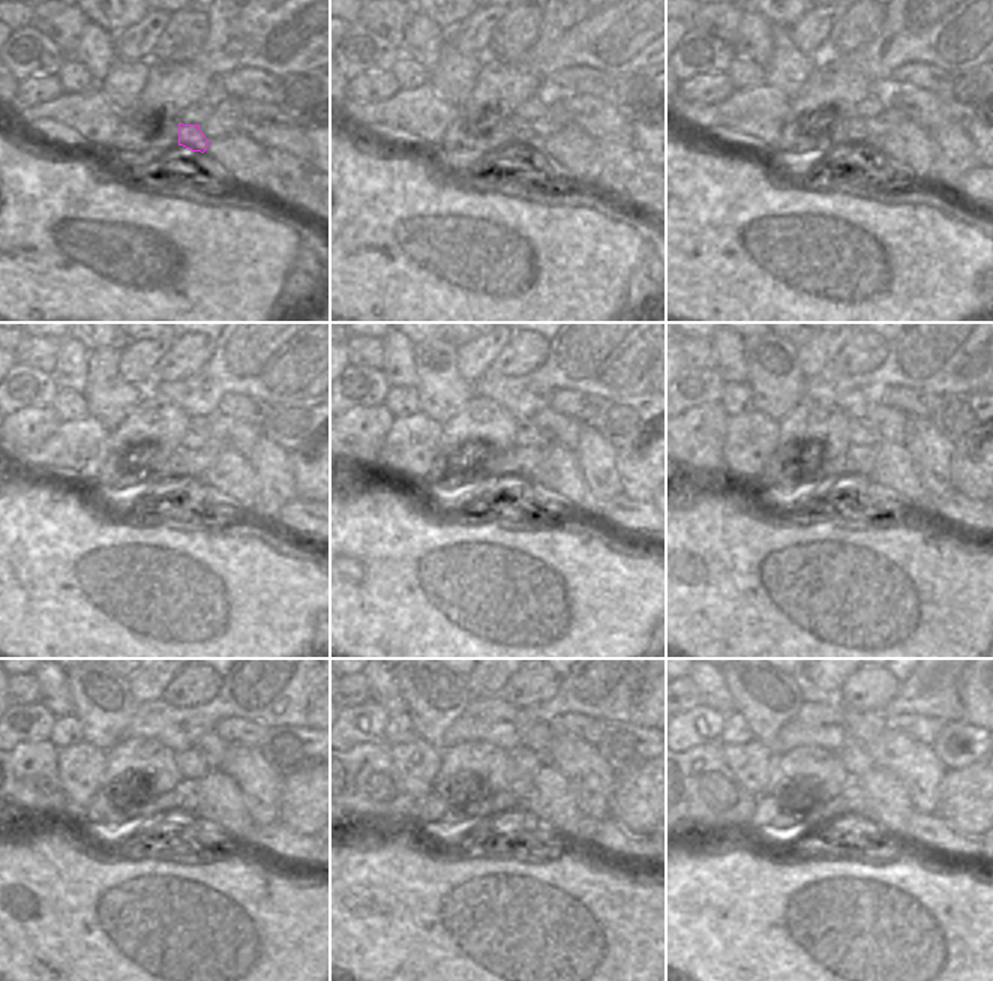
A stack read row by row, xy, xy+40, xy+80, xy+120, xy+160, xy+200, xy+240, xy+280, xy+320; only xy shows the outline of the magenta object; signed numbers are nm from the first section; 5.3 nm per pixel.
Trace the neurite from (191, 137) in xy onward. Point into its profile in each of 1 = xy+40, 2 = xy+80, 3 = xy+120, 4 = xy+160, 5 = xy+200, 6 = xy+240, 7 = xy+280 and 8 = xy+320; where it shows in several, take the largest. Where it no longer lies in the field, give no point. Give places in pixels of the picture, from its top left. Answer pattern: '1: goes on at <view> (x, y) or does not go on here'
1: goes on at xy+40 (522, 134)
2: goes on at xy+80 (854, 126)
3: goes on at xy+120 (176, 462)
4: goes on at xy+160 (506, 461)
5: goes on at xy+200 (839, 467)
6: goes on at xy+240 (170, 801)
7: goes on at xy+280 (498, 806)
8: goes on at xy+320 (836, 807)

